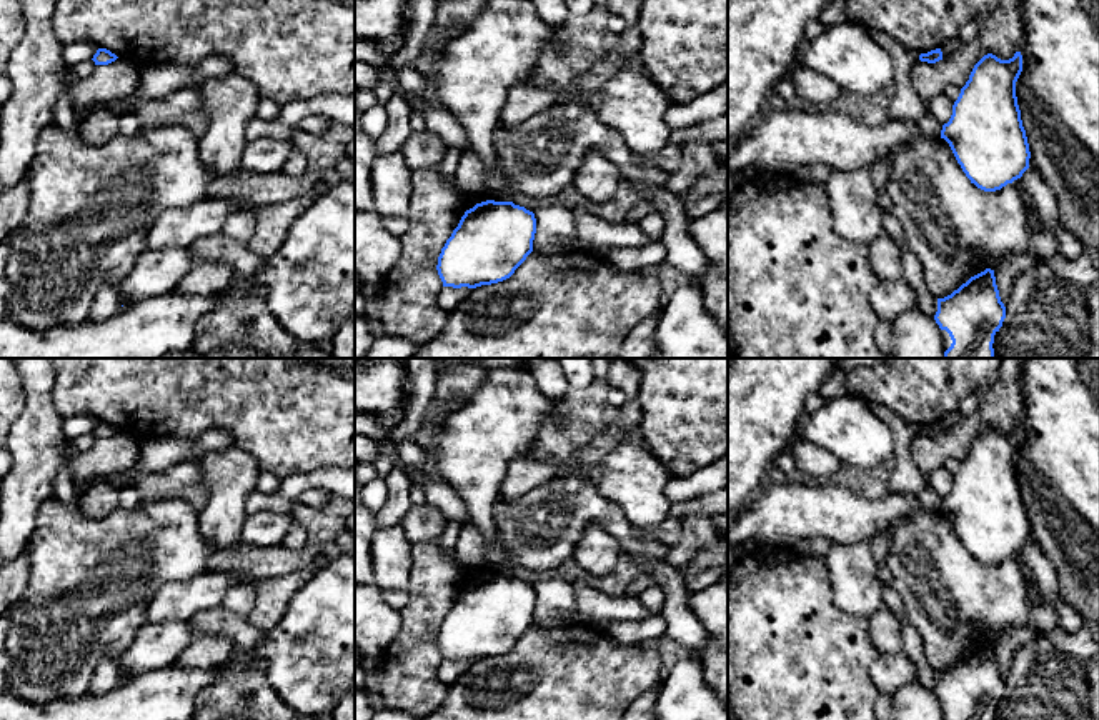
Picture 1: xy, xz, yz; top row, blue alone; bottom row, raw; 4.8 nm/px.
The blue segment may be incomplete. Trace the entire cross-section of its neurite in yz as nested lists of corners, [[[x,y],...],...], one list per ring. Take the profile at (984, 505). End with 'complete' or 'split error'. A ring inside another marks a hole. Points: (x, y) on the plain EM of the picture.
[[[1021,425],[1009,433],[984,428],[941,503],[966,550],[984,565],[1001,563],[1029,542],[1031,525],[1016,470],[1021,445]]]; complete

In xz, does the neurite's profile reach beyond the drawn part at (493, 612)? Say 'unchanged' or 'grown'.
unchanged

